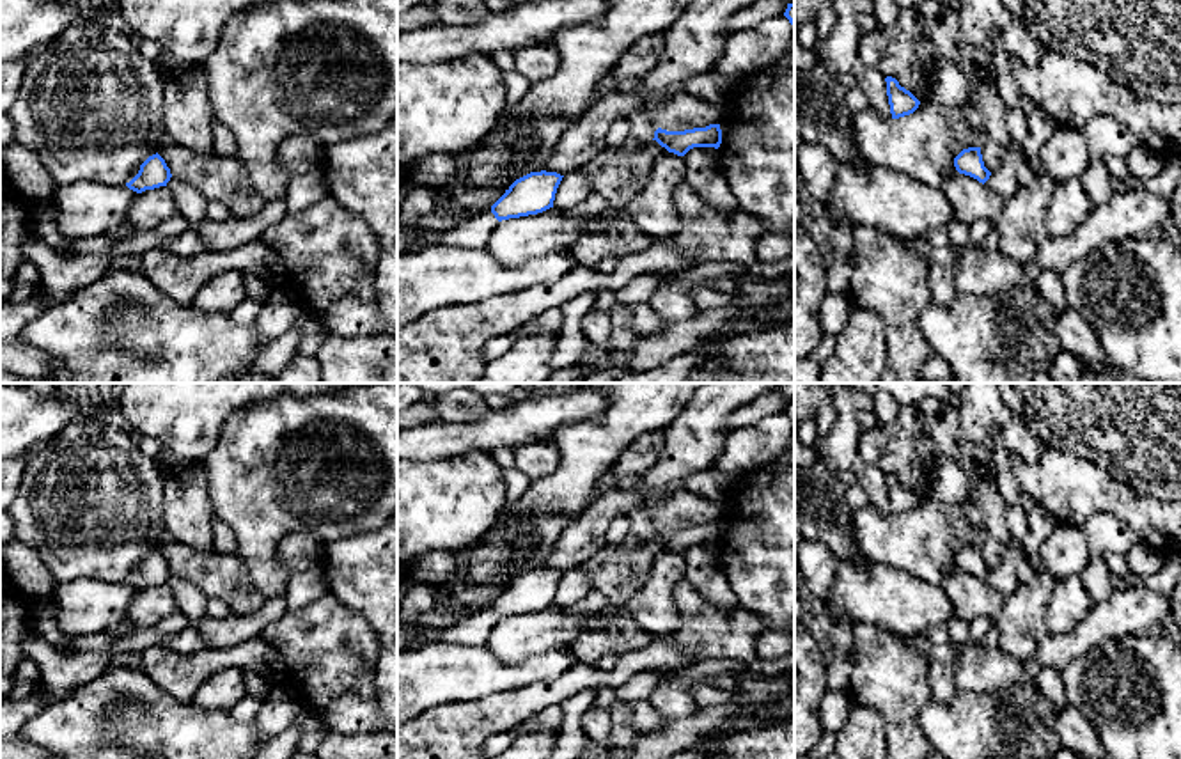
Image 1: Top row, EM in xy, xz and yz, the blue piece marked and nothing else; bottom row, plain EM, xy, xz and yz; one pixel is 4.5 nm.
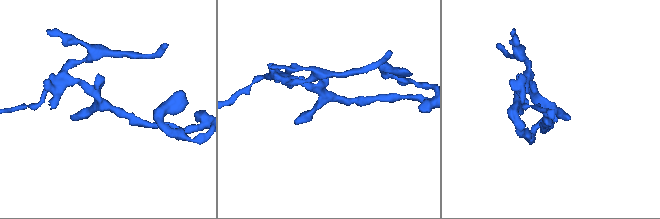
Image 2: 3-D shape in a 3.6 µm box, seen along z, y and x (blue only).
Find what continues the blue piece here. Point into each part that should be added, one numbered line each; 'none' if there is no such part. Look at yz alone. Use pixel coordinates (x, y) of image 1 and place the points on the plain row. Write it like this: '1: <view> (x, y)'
none

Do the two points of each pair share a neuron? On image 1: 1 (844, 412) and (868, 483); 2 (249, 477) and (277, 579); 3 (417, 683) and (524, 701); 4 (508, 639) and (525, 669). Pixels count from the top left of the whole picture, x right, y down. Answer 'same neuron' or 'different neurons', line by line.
1: same neuron
2: same neuron
3: different neurons
4: different neurons

